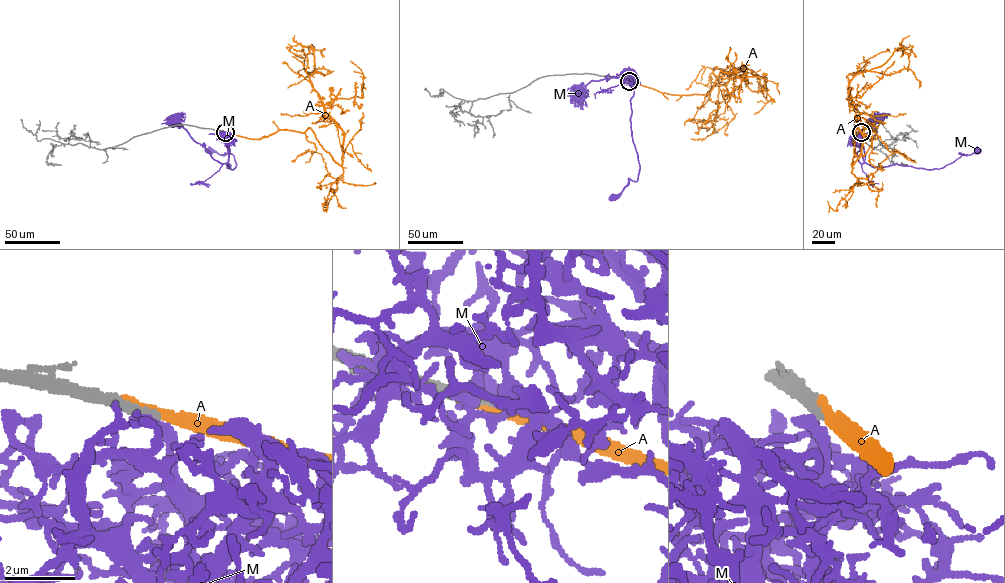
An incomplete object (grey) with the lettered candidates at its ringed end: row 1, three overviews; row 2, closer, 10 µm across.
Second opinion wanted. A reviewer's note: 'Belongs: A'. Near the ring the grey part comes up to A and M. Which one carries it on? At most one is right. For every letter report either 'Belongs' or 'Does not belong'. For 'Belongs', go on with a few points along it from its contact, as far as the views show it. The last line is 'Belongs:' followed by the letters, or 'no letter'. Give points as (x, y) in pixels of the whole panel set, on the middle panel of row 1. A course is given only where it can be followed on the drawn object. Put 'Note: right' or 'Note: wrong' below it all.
A: Belongs. Its course: (628, 81), (707, 94), (720, 73), (744, 71), (747, 83), (714, 70), (734, 117), (690, 139)
M: Does not belong
Belongs: A
Note: right

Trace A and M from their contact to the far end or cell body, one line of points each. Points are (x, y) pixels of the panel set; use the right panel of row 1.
A: (861, 132), (875, 136), (869, 127), (857, 134), (852, 165), (863, 139), (854, 76), (908, 68), (919, 88)
M: (861, 132), (864, 162), (873, 167), (896, 164), (940, 168), (956, 160), (961, 153), (971, 155), (977, 151)

